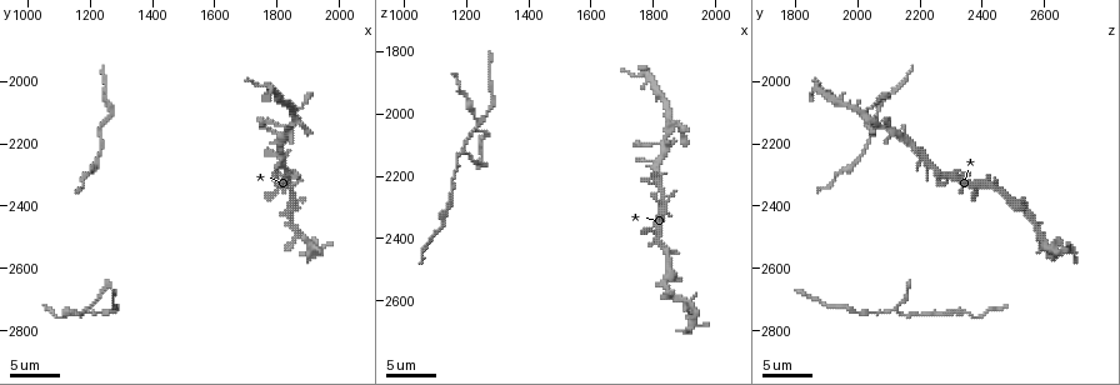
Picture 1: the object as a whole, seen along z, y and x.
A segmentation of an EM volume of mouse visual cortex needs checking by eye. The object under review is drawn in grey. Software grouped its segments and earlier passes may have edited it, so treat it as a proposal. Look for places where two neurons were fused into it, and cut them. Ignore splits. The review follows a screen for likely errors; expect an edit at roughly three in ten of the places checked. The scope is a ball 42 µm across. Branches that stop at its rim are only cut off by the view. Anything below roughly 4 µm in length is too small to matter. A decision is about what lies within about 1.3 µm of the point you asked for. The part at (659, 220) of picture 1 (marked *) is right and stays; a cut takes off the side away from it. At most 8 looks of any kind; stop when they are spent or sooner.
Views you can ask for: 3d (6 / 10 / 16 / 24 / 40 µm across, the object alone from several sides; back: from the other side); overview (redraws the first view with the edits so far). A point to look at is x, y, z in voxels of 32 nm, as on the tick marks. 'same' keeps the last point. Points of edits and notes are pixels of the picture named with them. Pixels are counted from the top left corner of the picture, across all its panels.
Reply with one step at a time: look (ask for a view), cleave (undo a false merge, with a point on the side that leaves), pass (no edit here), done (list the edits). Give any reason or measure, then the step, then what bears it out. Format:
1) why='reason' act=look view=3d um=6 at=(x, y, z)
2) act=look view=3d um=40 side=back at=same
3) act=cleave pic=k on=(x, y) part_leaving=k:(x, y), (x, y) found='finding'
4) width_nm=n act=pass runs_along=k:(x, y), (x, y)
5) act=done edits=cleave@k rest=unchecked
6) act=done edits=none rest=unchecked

why='three-way junction' act=look view=3d um=10 at=(1800, 2330, 2380)

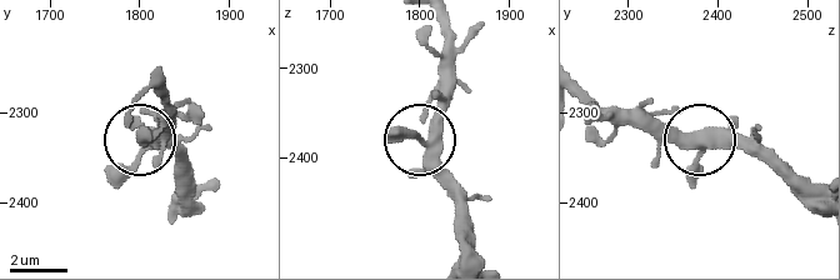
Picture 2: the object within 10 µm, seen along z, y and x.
act=look view=3d um=10 side=back at=(1805, 2340, 2380)

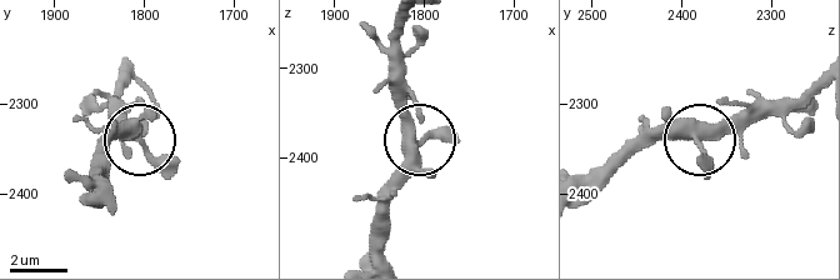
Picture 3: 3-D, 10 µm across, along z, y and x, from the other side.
width_nm=360 act=pass found='one neuron here'

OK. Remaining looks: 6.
why='four arms meet' act=look view=3d um=10 at=(1840, 2400, 2530)

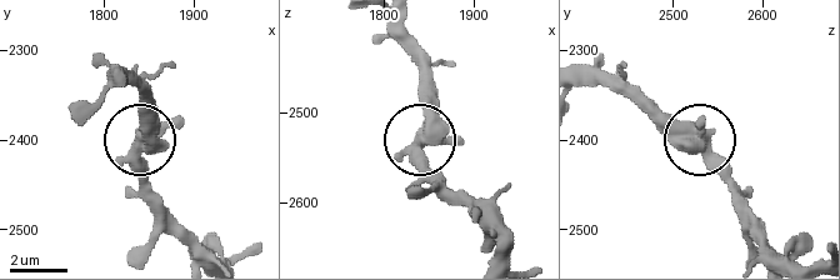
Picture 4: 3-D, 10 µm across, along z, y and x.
arms=4 act=pass found='one neuron here'

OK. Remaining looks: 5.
act=look view=3d um=10 at=(1210, 2710, 2140)

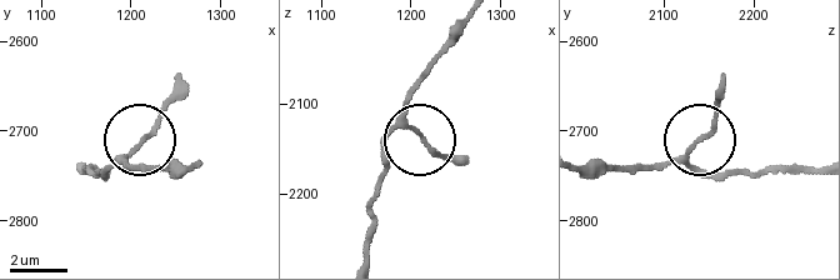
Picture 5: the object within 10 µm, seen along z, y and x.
why='other side' act=look view=3d um=10 side=back at=(1215, 2715, 2135)

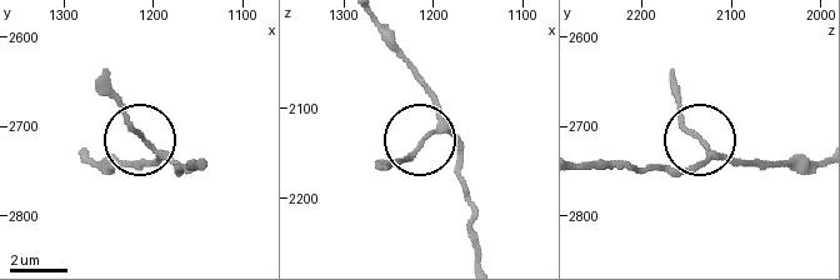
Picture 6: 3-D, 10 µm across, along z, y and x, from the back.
arms=3 act=pass found='continuous, no second neuron'

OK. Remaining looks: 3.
why='a fork' act=look view=3d um=10 at=(1820, 2140, 2090)

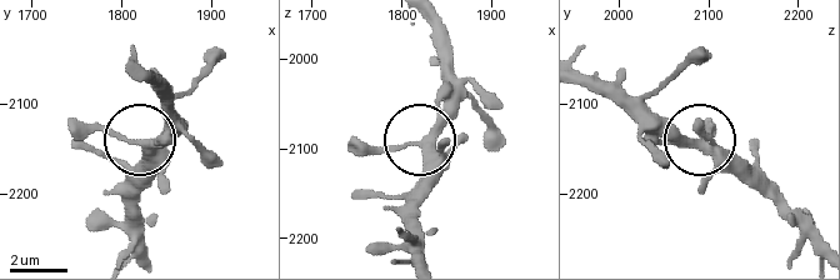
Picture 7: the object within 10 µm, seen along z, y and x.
act=look view=3d um=10 side=back at=(1825, 2150, 2095)

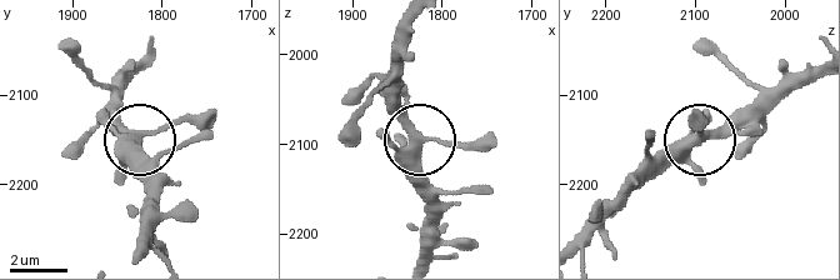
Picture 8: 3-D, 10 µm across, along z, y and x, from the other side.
arms=3 act=pass runs_along=8:(584, 240), (699, 141), (760, 133) found='one neuron here'

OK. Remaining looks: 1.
act=done edits=none rest=unchecked

